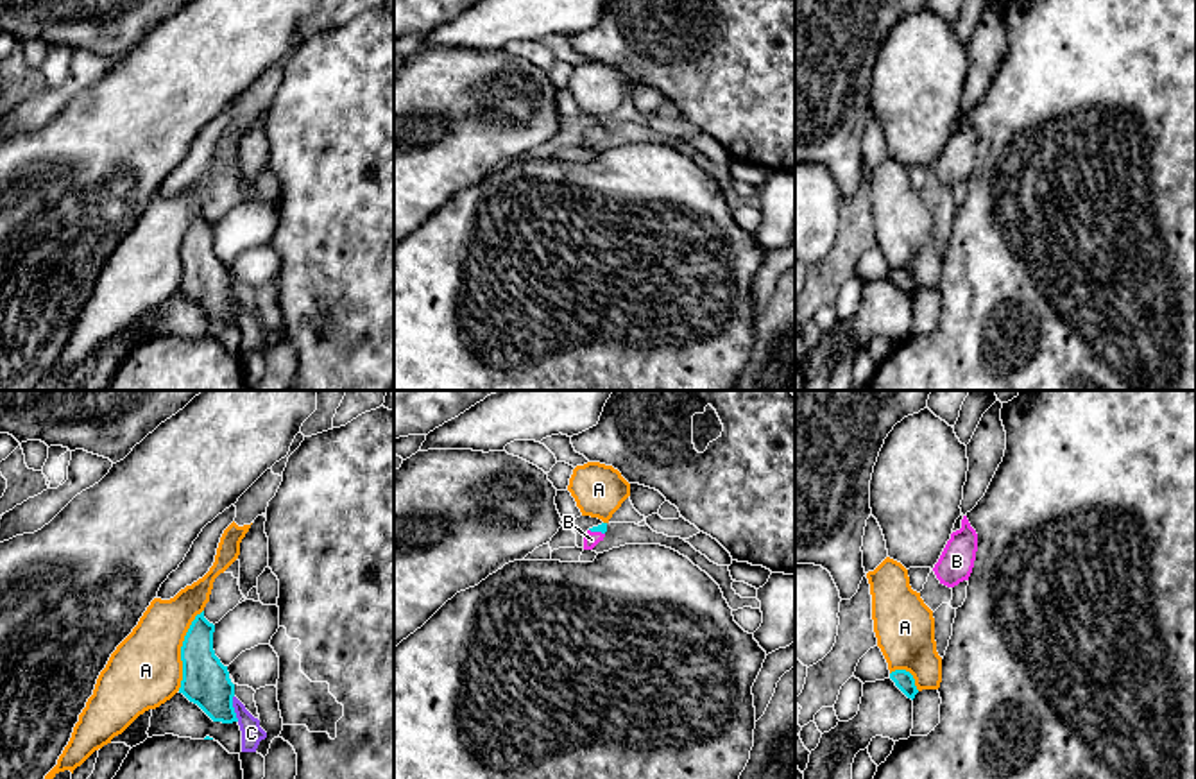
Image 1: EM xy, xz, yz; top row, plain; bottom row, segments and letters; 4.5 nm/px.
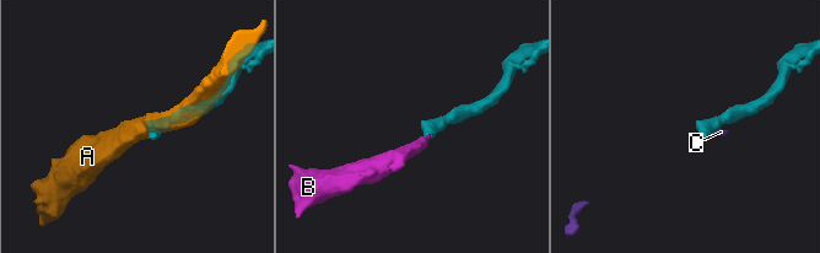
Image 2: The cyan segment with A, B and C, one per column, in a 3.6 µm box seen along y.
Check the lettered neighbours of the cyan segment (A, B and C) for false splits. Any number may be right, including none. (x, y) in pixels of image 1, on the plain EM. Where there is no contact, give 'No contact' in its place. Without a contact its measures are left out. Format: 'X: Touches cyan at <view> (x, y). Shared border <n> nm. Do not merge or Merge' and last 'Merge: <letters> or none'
A: Touches cyan at xy (181, 249). Shared border 380 nm. Do not merge
B: Touches cyan at xz (597, 129). Shared border 80 nm. Merge
C: Touches cyan at xy (233, 307). Shared border 120 nm. Do not merge
Merge: B

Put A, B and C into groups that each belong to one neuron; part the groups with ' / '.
A C / B

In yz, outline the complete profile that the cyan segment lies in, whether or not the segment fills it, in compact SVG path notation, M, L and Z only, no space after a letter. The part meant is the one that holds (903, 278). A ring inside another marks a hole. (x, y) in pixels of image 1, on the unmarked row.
M895 269L890 272L890 278L895 281L895 285L908 295L908 297L915 297L915 294L918 292L917 285L915 285L915 278L910 270L906 269Z

